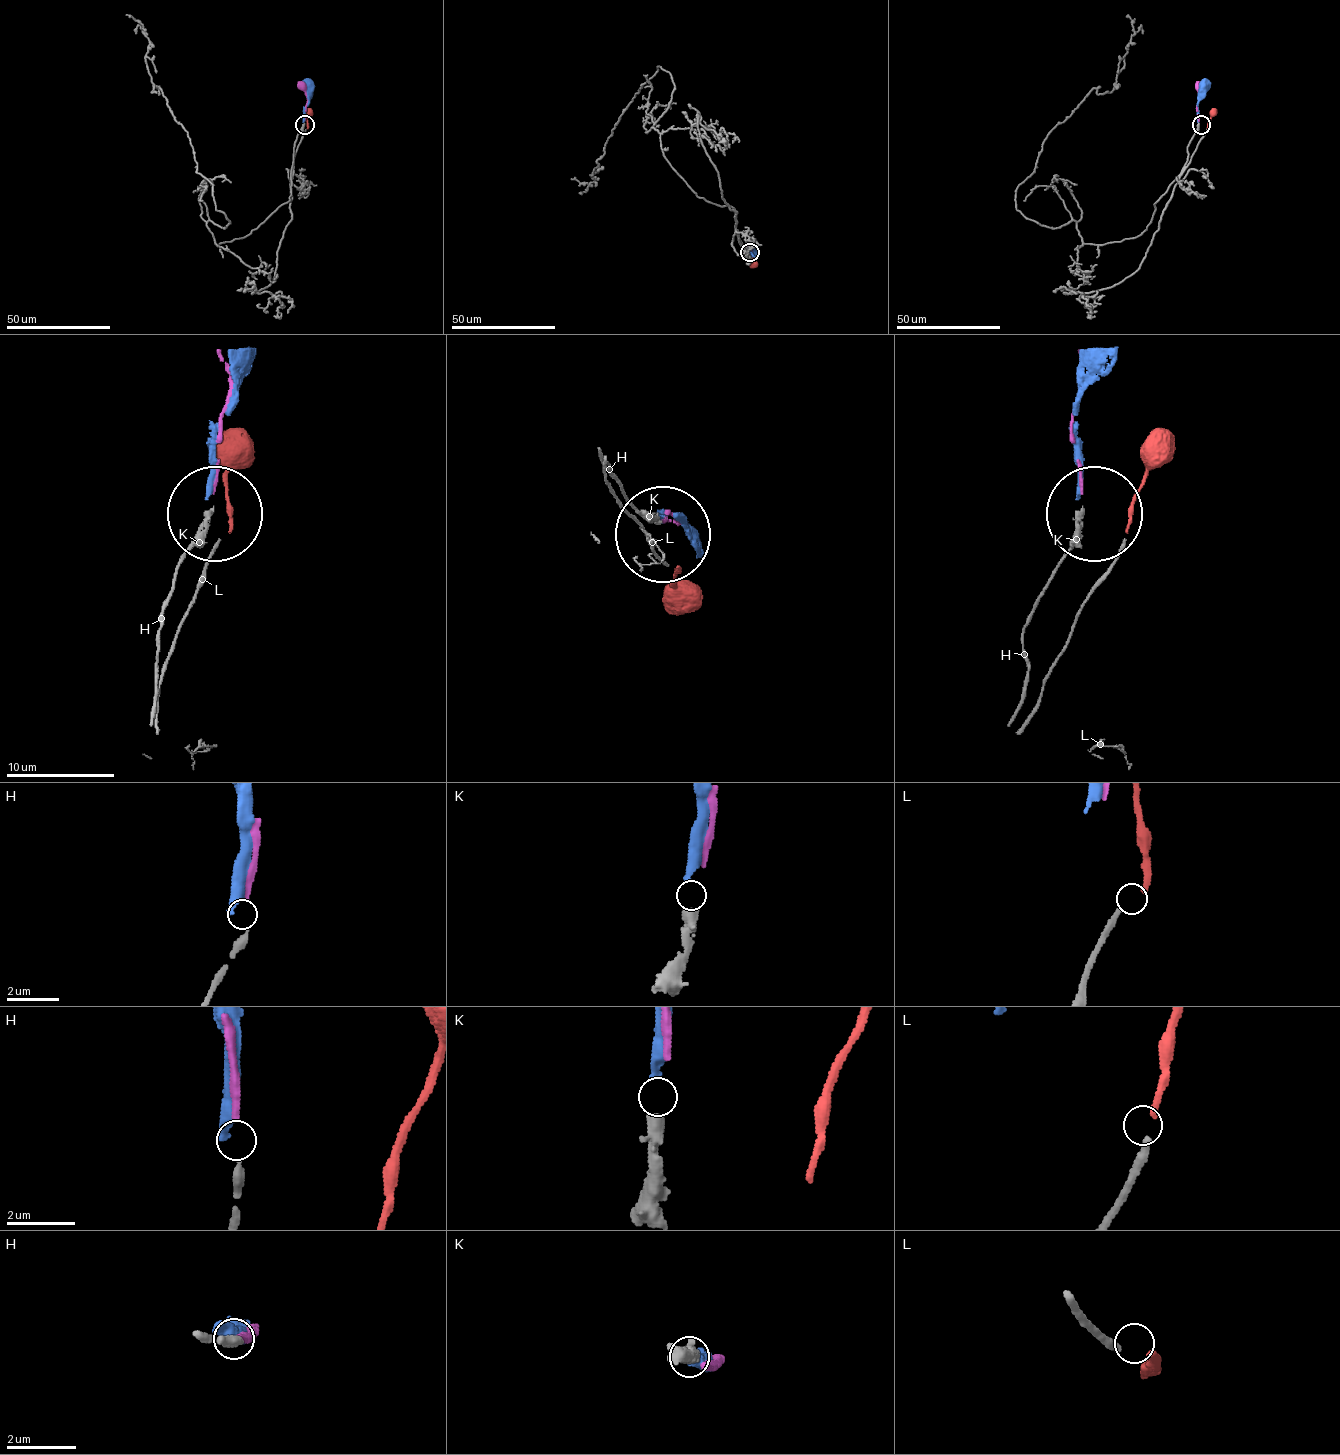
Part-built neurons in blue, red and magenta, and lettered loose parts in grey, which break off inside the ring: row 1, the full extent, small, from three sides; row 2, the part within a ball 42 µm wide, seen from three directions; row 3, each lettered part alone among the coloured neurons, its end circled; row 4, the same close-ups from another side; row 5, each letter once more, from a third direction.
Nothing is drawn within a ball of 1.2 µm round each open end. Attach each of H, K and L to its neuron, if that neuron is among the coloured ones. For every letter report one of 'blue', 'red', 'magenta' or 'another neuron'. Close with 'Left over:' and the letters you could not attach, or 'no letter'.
H: magenta
K: blue
L: another neuron
Left over: L

